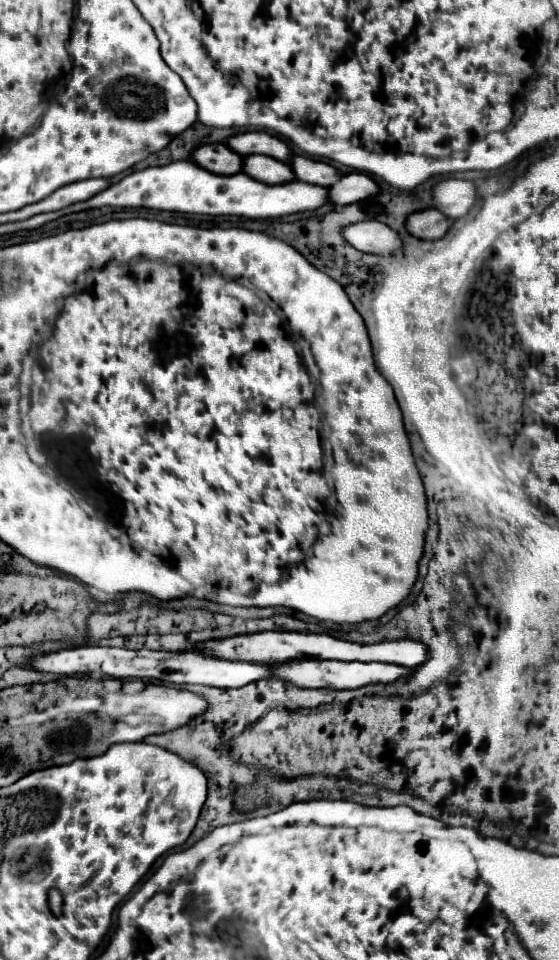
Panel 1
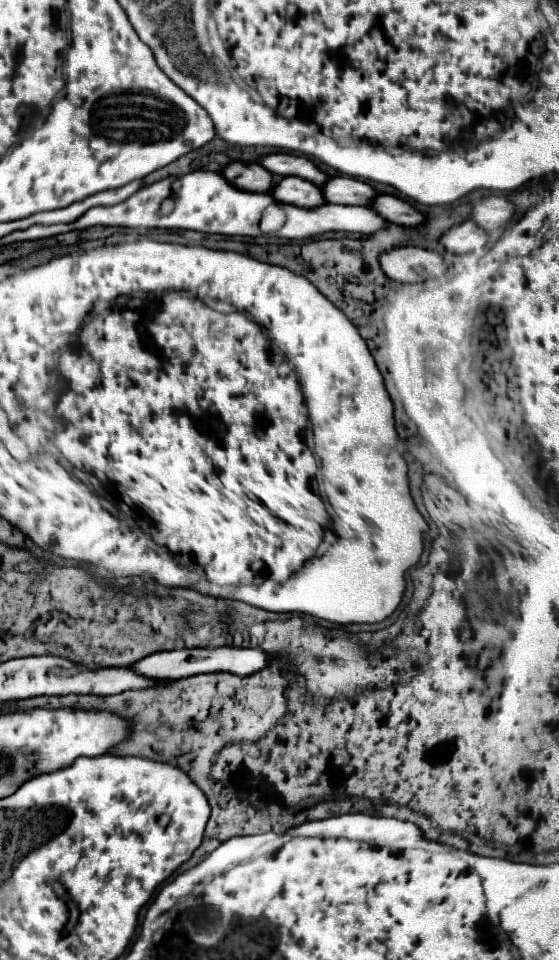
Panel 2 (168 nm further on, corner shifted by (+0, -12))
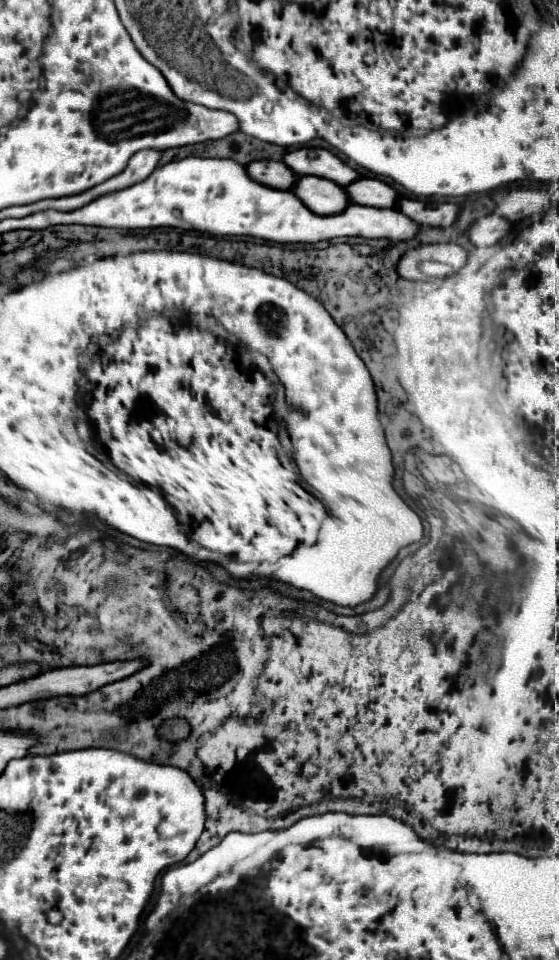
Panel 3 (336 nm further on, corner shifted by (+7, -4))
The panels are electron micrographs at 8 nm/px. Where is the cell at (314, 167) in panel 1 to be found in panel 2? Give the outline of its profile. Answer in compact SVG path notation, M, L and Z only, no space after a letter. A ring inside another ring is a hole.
M330 177L322 187L320 187L324 199L328 203L342 203L342 205L370 205L372 197L376 191L358 179L350 177Z

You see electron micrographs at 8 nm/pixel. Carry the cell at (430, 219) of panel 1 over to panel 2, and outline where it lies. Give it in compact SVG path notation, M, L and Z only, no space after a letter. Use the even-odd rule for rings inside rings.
M464 221L460 225L454 225L440 237L440 245L448 253L468 253L484 247L486 243L486 233L476 227L472 221Z

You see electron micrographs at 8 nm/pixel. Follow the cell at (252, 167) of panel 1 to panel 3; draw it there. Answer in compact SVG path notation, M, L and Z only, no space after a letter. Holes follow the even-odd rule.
M299 177L293 193L317 215L337 215L351 205L345 187L321 177Z

